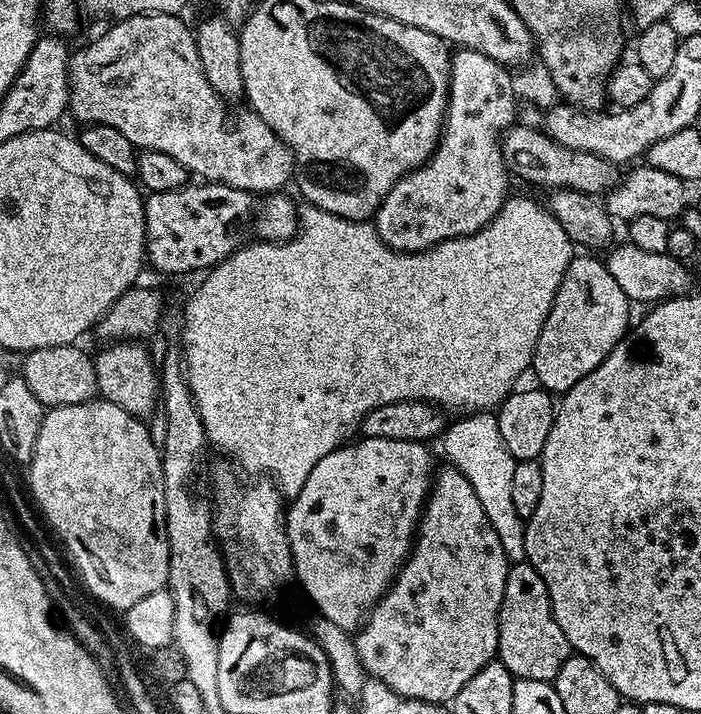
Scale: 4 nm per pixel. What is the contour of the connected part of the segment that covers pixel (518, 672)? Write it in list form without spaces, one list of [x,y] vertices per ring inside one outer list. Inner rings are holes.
[[[516,562],[509,567],[506,590],[500,607],[498,626],[498,658],[512,672],[515,679],[534,678],[535,680],[555,681],[562,662],[570,654],[566,634],[554,618],[550,594],[542,574],[527,562]]]

